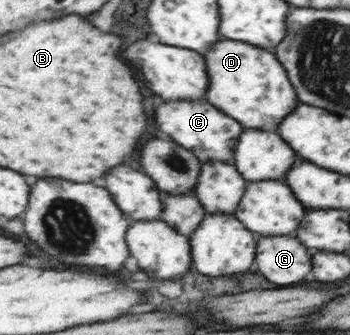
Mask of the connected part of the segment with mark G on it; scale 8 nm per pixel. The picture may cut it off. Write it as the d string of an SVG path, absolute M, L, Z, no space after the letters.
M257 236L257 240L256 269L275 285L301 283L307 277L309 267L314 267L314 263L309 265L308 247L294 236Z

